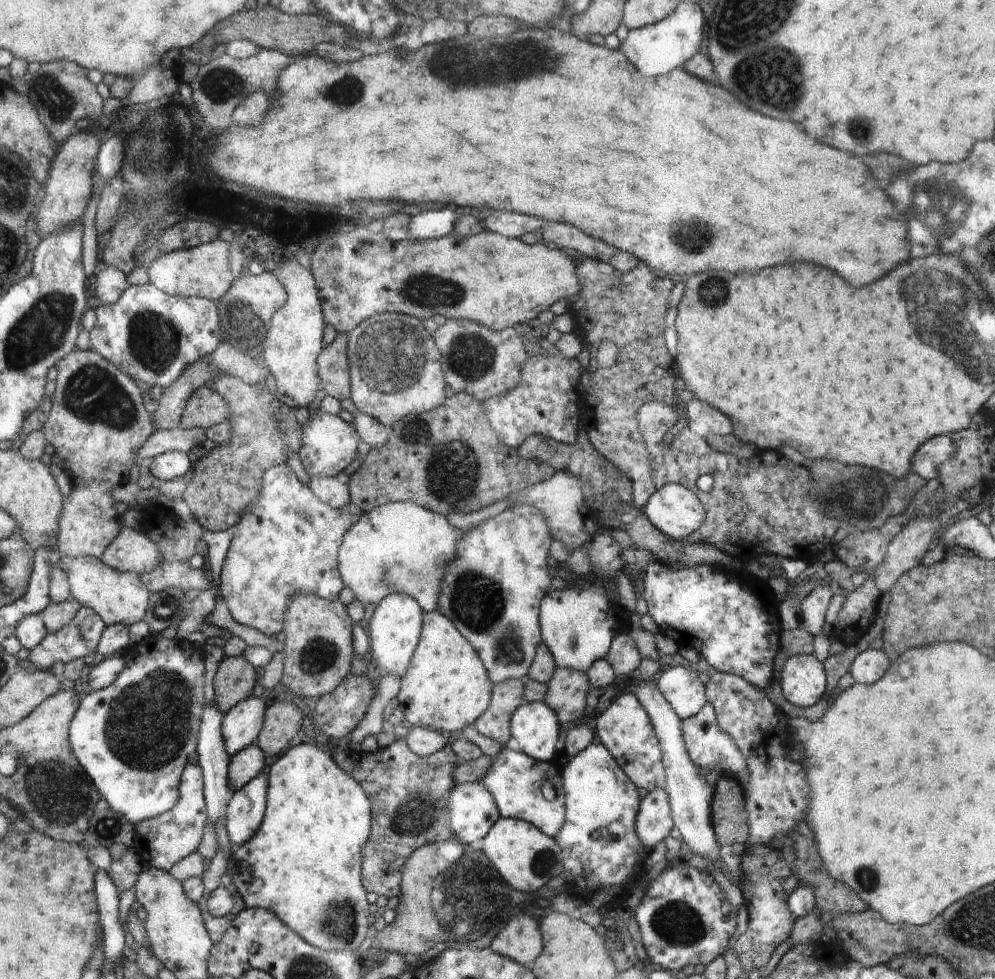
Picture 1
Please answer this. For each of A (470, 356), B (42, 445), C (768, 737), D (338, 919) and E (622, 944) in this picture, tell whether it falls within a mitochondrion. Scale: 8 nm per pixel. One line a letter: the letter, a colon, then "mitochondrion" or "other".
A: mitochondrion
B: other
C: other
D: mitochondrion
E: mitochondrion

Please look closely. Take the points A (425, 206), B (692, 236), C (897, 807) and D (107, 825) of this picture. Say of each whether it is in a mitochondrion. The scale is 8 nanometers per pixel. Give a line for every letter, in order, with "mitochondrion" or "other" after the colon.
A: other
B: mitochondrion
C: other
D: mitochondrion

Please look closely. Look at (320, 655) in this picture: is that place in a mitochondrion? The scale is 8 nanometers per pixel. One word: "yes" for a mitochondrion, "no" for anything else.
yes

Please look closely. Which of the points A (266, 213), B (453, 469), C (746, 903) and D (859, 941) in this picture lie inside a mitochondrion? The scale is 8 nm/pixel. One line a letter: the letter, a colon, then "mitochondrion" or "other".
A: mitochondrion
B: mitochondrion
C: other
D: other

